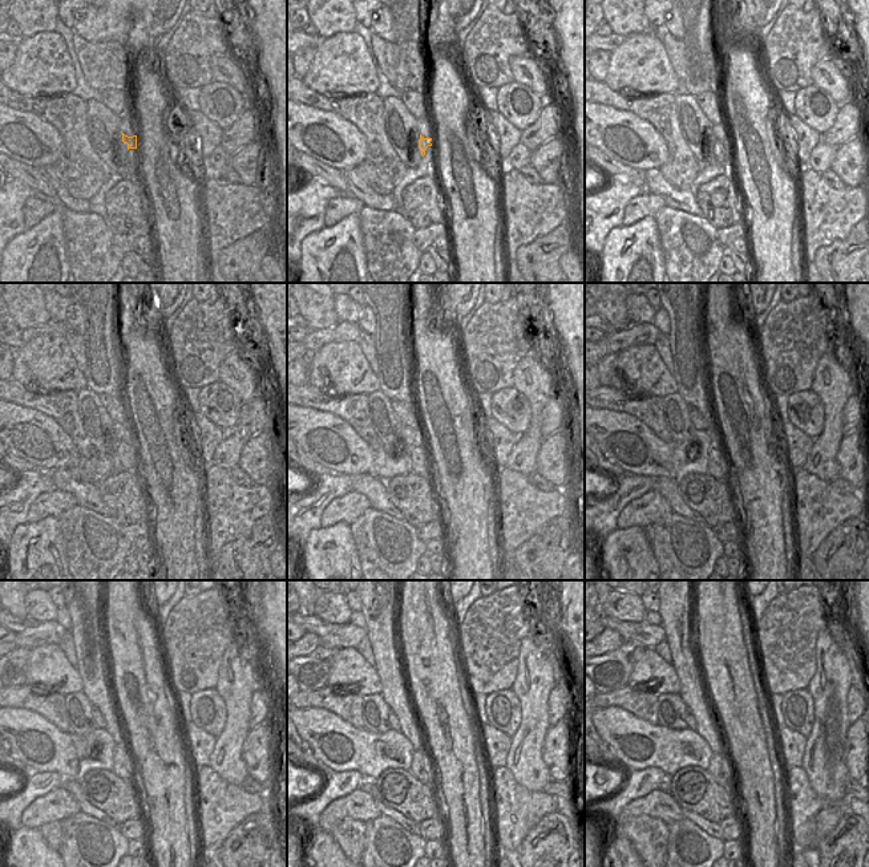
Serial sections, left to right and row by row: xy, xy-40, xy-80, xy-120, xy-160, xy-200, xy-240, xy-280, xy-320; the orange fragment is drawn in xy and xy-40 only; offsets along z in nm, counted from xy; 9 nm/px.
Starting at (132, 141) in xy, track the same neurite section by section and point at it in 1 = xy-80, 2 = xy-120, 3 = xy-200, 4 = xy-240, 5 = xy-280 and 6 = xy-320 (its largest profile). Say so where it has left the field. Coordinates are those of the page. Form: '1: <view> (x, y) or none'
1: xy-80 (723, 156)
2: xy-120 (125, 458)
3: xy-200 (718, 466)
4: xy-240 (122, 762)
5: xy-280 (421, 765)
6: xy-320 (719, 766)

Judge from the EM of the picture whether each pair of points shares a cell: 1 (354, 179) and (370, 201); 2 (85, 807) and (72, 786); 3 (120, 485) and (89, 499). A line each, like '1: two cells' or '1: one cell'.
1: one cell
2: one cell
3: two cells

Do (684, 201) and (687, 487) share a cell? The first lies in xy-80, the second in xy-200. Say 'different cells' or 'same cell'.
different cells

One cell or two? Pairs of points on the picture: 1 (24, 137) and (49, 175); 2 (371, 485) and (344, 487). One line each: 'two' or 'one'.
1: two
2: two

